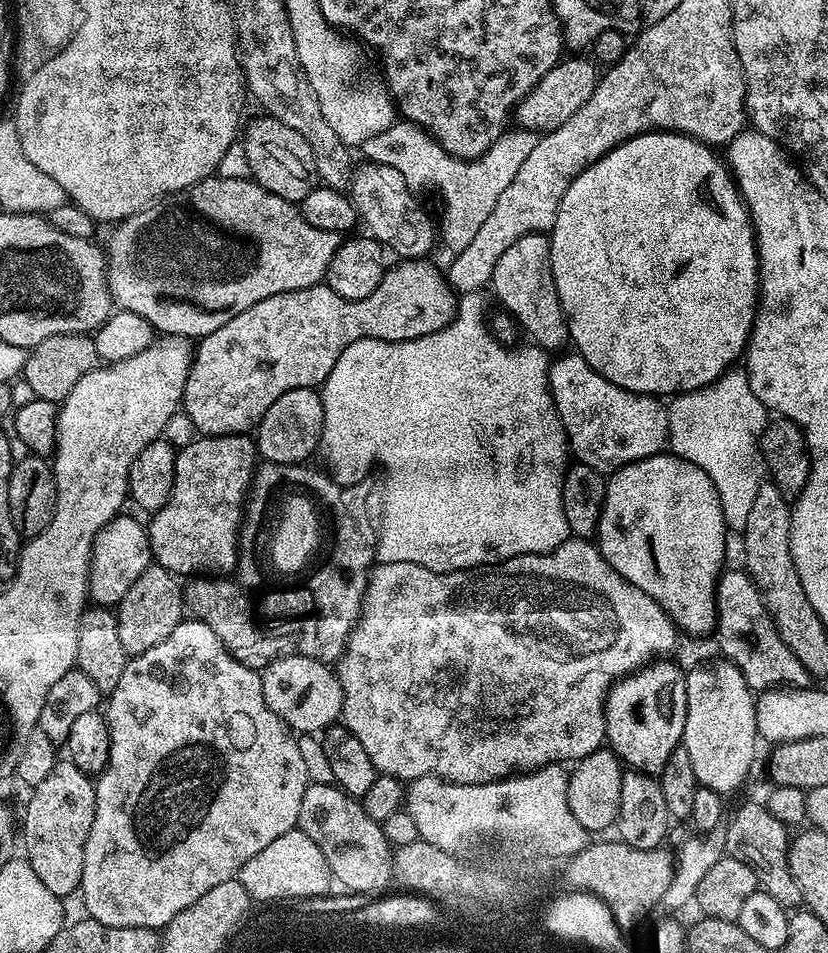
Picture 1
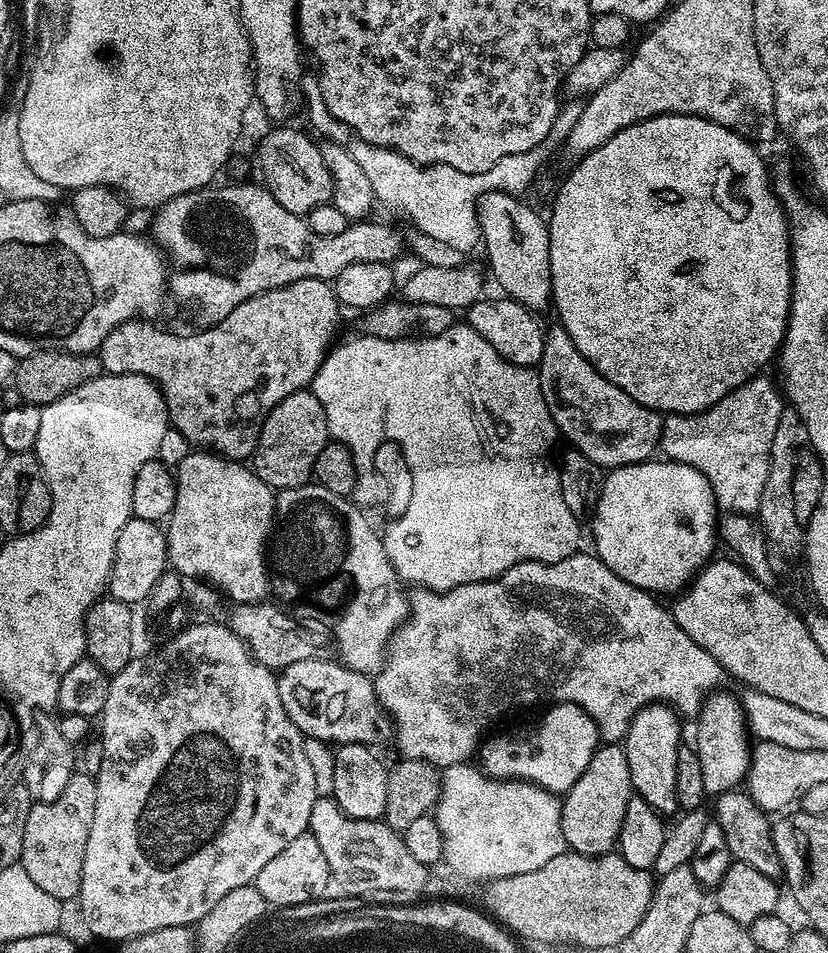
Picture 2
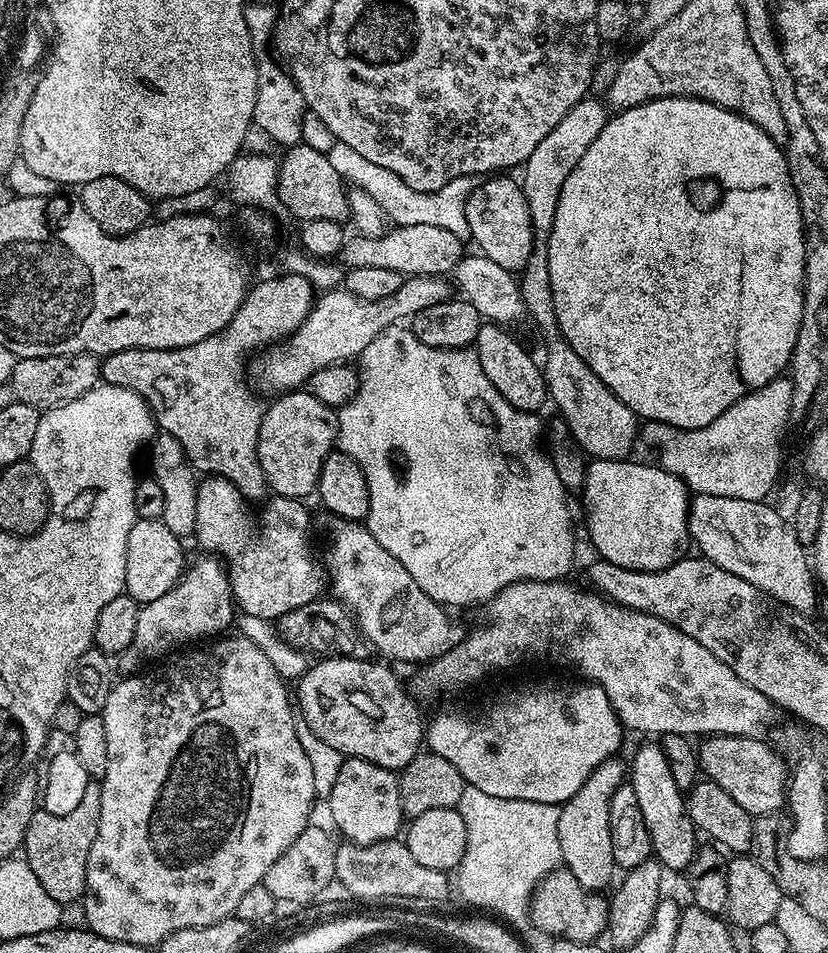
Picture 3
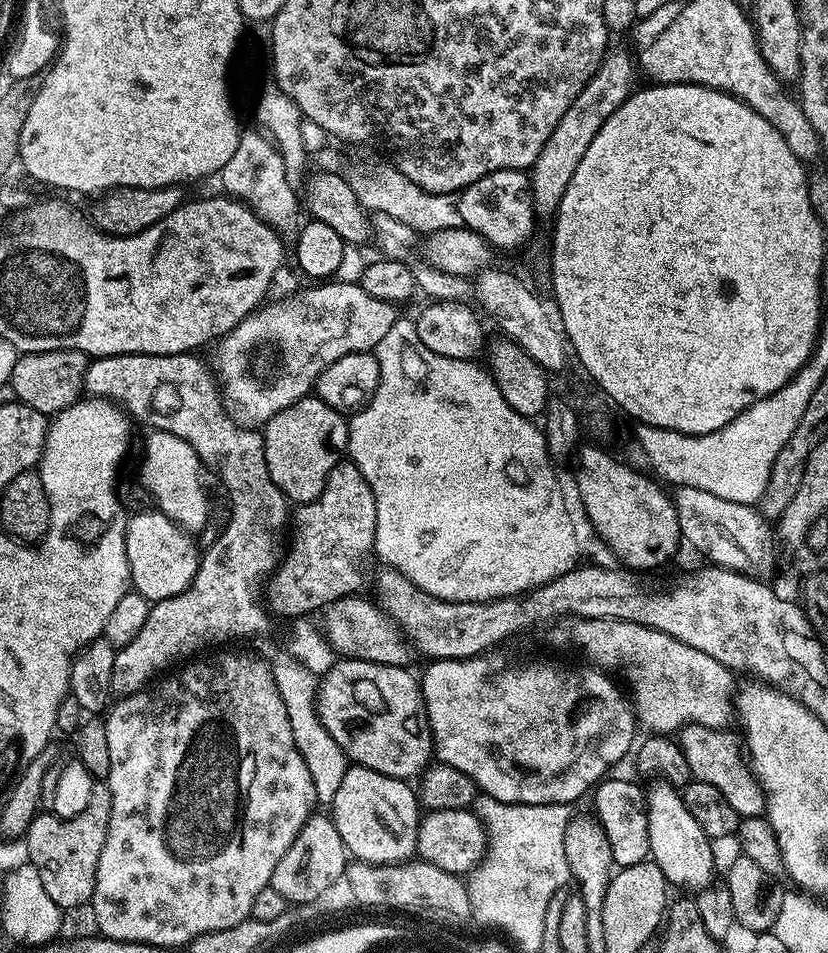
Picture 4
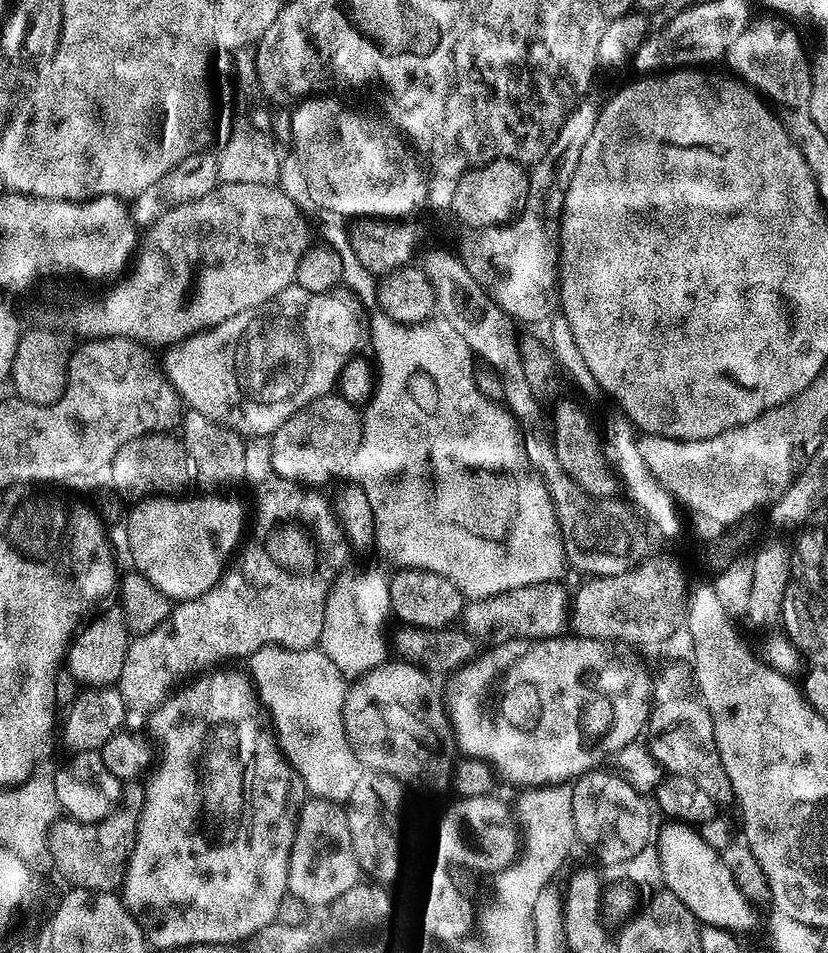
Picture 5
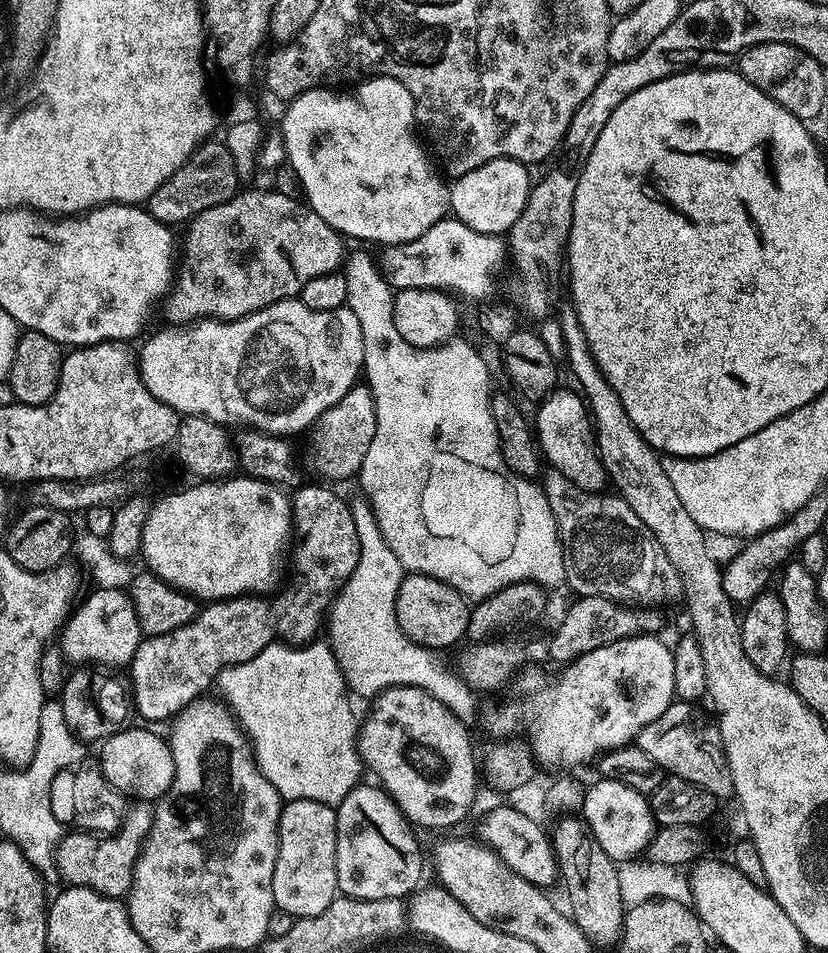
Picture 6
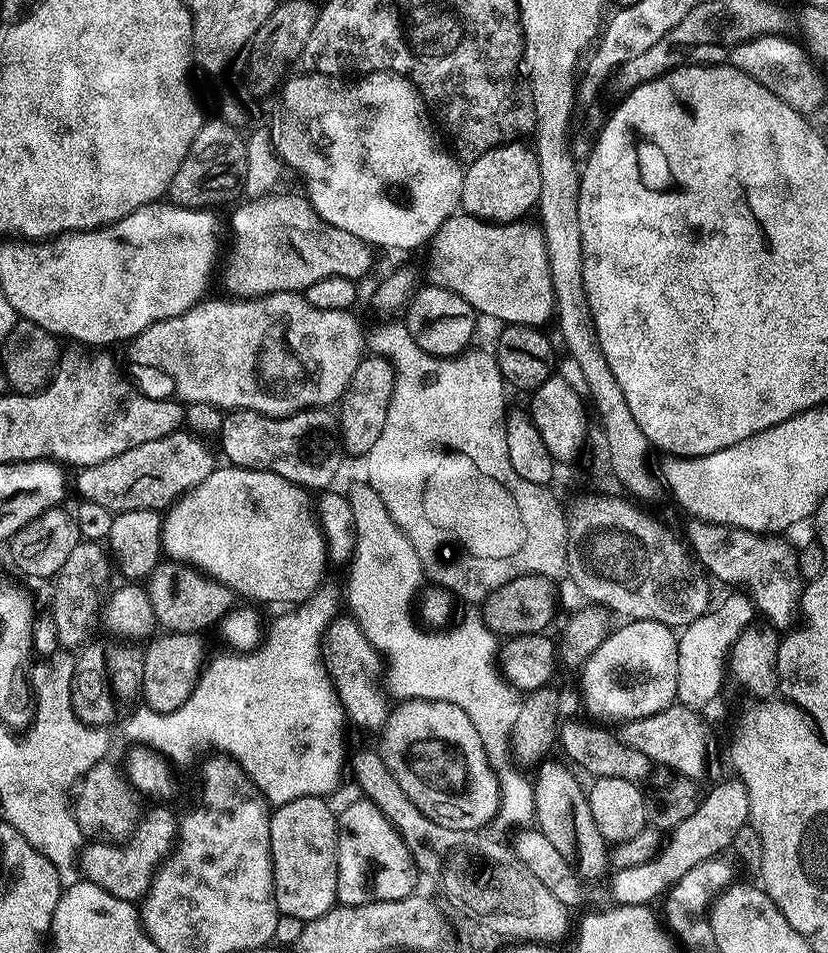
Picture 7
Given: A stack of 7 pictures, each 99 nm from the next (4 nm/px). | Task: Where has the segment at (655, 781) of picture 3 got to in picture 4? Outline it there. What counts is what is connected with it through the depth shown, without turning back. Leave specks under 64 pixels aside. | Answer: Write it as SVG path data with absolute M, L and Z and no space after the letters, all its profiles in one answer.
M656 782L646 792L648 801L648 850L654 867L665 875L673 889L689 888L696 894L713 887L716 876L716 856L712 853L713 841L694 822L686 810L683 795L673 785Z

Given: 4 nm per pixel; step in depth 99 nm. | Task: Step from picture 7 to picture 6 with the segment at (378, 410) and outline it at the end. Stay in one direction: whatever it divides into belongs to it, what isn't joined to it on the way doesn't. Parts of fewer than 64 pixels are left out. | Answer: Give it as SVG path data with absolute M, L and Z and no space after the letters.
M357 383L337 404L325 410L307 433L308 460L313 470L325 476L323 479L328 482L344 480L347 476L355 477L366 458L366 450L370 450L370 442L374 442L375 425L372 389L367 383Z

